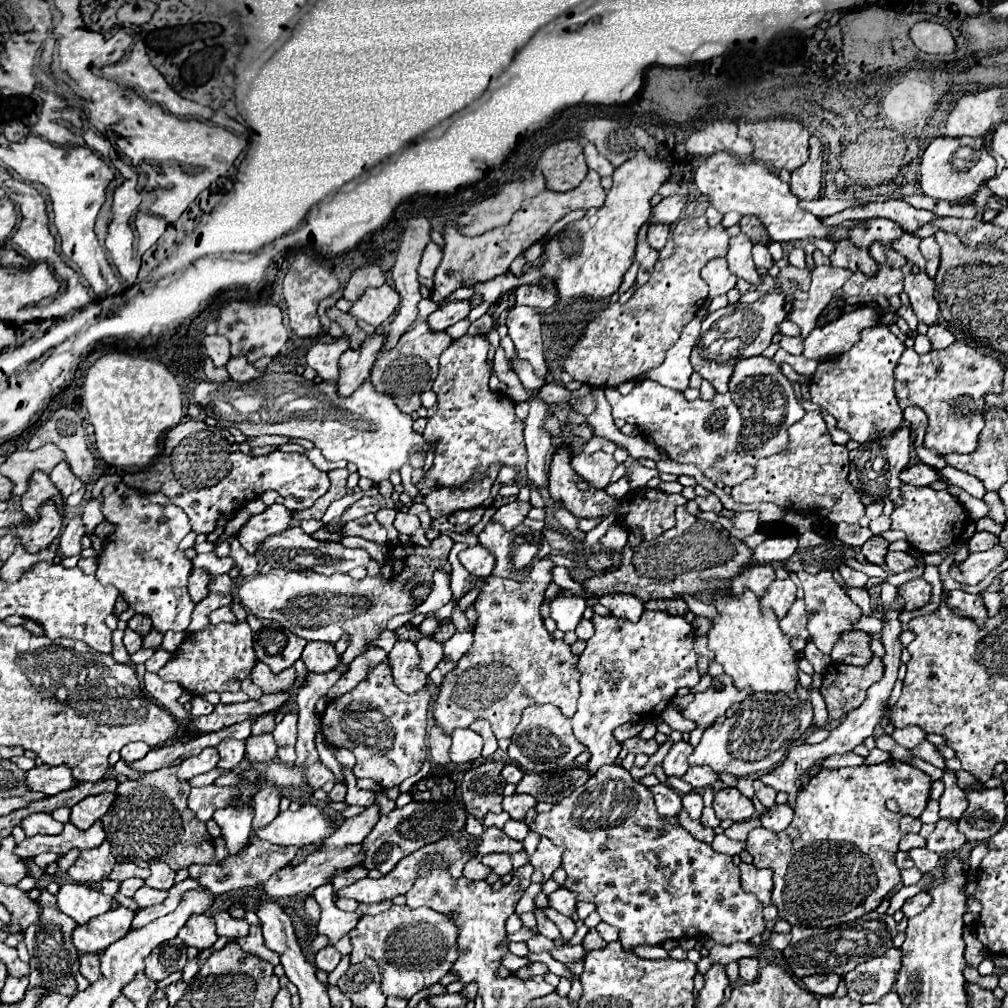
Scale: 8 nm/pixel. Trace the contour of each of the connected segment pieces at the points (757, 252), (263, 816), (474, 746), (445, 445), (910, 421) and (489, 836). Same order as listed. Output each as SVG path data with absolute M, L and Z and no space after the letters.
M763 244L753 246L753 260L755 260L755 266L763 268L763 270L769 270L773 266L773 258L767 252L767 246L763 246Z
M263 786L255 796L253 796L253 830L251 830L251 840L257 838L257 830L265 828L267 824L271 824L271 820L275 820L275 816L279 814L279 800L281 800L281 792L277 788L271 786Z
M457 728L451 736L453 736L453 746L451 746L453 764L475 762L481 756L483 740L477 732L473 732L469 728Z
M465 334L453 340L439 358L439 376L433 382L433 392L437 394L437 414L429 418L423 438L427 442L437 440L435 460L425 472L425 478L431 478L441 486L463 488L473 480L475 474L487 476L493 464L511 466L517 472L525 470L525 424L517 418L513 400L509 396L489 390L491 368L487 364L487 352L487 336Z
M909 406L903 410L903 428L911 428L915 430L915 446L921 446L923 444L923 434L925 434L925 428L927 428L927 416L921 408L915 408L915 406Z
M495 826L485 828L485 832L481 836L481 842L477 846L477 854L485 856L485 854L495 854L495 852L499 852L499 854L517 854L517 852L523 852L523 842L511 840L505 832L501 832Z

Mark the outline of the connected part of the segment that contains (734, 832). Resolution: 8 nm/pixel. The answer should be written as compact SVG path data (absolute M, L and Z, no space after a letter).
M760 817L751 818L751 820L745 820L745 822L735 822L735 824L731 824L725 834L727 834L729 838L735 838L735 840L745 840L747 834L749 834L749 830L758 827L761 827Z

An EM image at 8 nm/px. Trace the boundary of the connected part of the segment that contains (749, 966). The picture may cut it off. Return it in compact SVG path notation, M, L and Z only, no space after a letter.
M741 958L741 960L737 960L737 964L739 964L739 974L745 982L753 982L757 978L757 972L759 972L757 958Z

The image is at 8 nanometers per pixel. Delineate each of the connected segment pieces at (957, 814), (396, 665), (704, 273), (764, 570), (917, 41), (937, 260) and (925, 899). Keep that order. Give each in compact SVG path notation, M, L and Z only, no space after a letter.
M943 770L943 780L945 780L945 792L939 798L941 810L939 810L939 818L941 820L953 820L957 822L961 818L961 814L967 808L967 798L965 792L957 786L957 776L951 770Z
M397 641L388 654L388 664L391 666L395 684L399 684L403 692L411 694L427 684L427 674L417 668L421 664L421 656L415 642Z
M717 258L705 264L705 268L701 270L701 278L707 282L709 286L709 298L713 300L715 296L727 294L731 288L735 288L737 278L729 272L725 258Z
M755 564L731 582L731 592L735 596L741 596L745 590L751 590L757 594L757 598L761 598L773 580L775 572L771 564Z
M919 22L911 28L913 44L927 54L951 54L955 52L955 40L951 32L935 22Z
M933 236L921 240L919 248L921 248L921 254L923 254L925 260L927 260L927 270L925 270L925 272L927 272L927 276L933 278L933 276L937 274L937 270L939 270L939 264L941 264L941 248L939 248L939 244L935 242Z
M919 892L917 896L909 898L909 900L903 904L901 910L903 910L903 914L905 914L907 918L911 918L911 916L923 912L923 910L927 908L927 904L931 904L931 896L929 896L927 892Z

